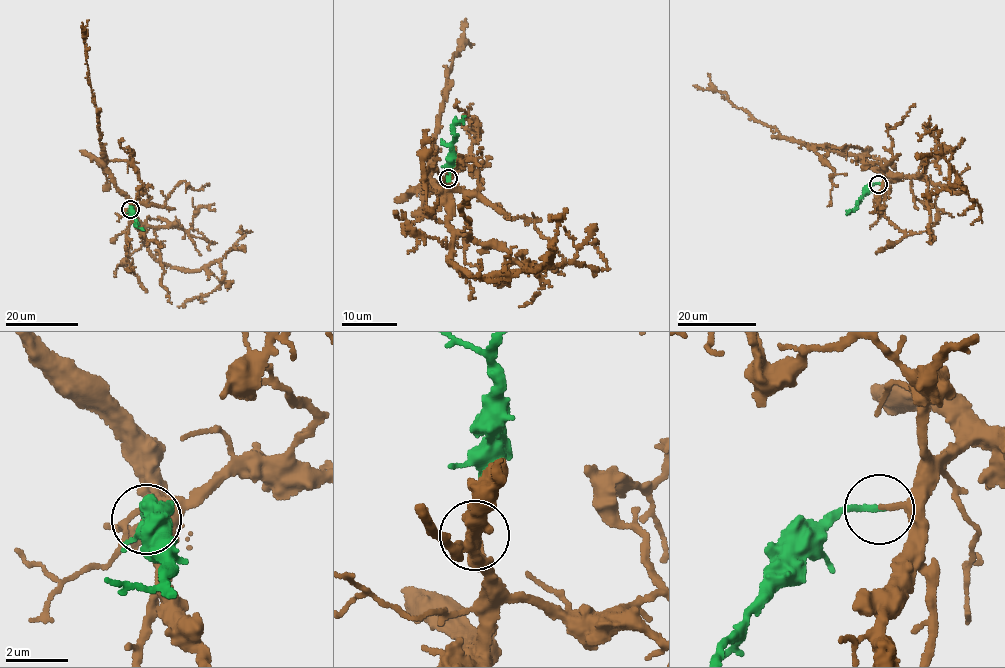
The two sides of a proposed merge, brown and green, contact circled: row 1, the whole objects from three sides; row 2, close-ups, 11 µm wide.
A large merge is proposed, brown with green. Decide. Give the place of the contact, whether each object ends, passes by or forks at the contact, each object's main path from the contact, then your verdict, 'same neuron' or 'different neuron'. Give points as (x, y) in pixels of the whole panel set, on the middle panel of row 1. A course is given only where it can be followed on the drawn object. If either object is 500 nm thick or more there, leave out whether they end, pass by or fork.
at (448, 178); brown ends there; green ends there; brown runs (449, 178), (450, 198), (428, 179), (433, 140), (445, 94), (443, 92), (452, 58), (458, 55), (465, 20); green runs (447, 179), (454, 135), (452, 129), (465, 116); same neuron

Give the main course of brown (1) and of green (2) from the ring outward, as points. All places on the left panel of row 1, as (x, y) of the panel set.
1: (131, 209), (131, 201), (107, 171), (87, 74), (81, 22)
2: (130, 209), (135, 225), (144, 230)

